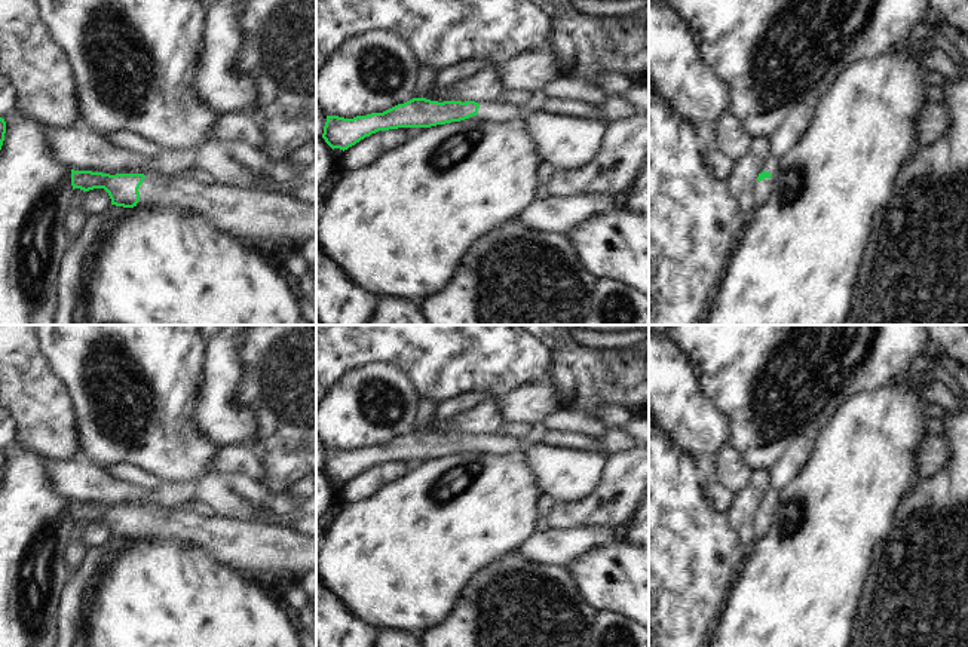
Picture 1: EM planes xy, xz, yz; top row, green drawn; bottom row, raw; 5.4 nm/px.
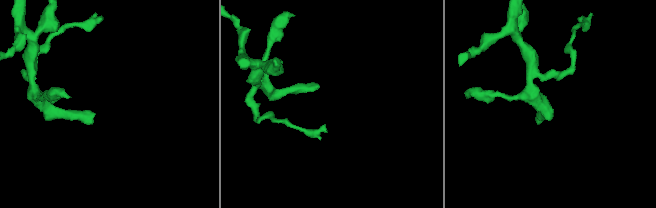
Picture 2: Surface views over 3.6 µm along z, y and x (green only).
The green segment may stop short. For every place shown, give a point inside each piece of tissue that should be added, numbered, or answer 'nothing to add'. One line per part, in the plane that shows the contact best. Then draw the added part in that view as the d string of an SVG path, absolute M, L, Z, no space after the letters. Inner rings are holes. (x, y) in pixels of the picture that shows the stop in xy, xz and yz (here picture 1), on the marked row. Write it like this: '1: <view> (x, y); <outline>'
1: xy (254, 214); M150 174L138 188L137 208L169 208L200 214L239 240L290 240L292 246L316 236L316 205L261 190L202 184L177 175Z

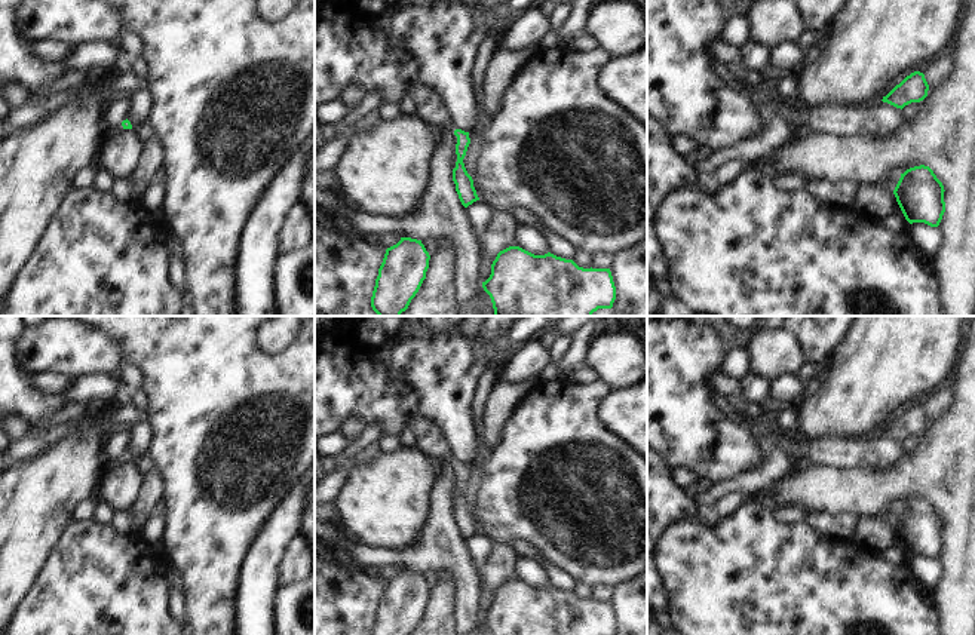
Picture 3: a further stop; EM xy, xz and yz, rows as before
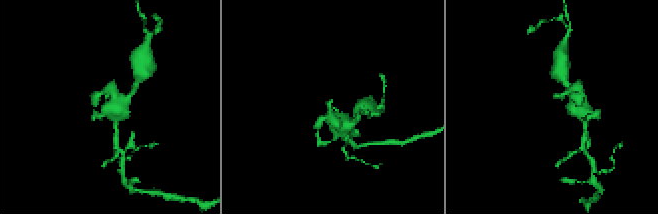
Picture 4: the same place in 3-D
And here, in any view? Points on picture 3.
1: xz (431, 109); M416 85L411 89L410 96L416 102L417 117L435 129L448 129L453 136L453 144L456 145L456 126L451 122L450 113L447 111L442 98L432 88L421 85Z

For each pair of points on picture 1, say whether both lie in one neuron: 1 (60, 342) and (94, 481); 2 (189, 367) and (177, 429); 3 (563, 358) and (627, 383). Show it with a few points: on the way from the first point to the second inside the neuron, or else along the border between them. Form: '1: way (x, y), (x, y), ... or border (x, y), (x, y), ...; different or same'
1: border (82, 453), (104, 468); different
2: way (177, 382), (177, 414); same
3: way (579, 374), (585, 379), (610, 379); same

